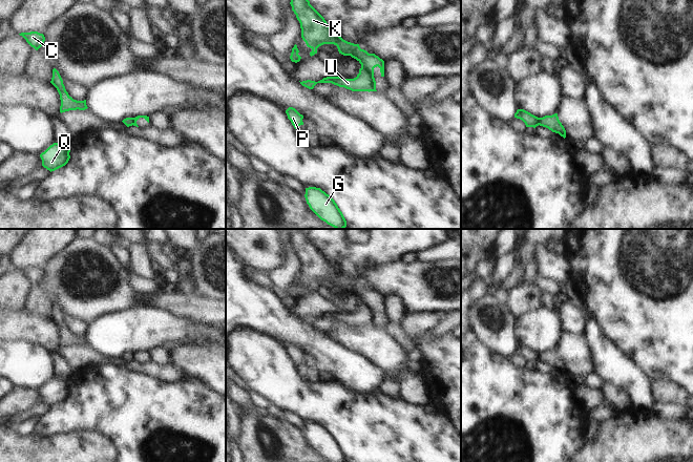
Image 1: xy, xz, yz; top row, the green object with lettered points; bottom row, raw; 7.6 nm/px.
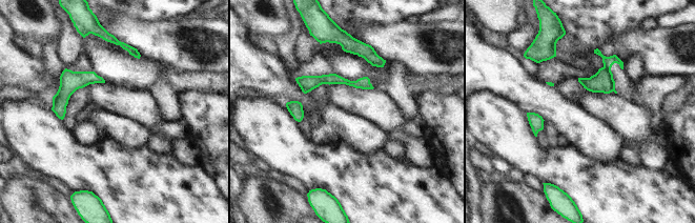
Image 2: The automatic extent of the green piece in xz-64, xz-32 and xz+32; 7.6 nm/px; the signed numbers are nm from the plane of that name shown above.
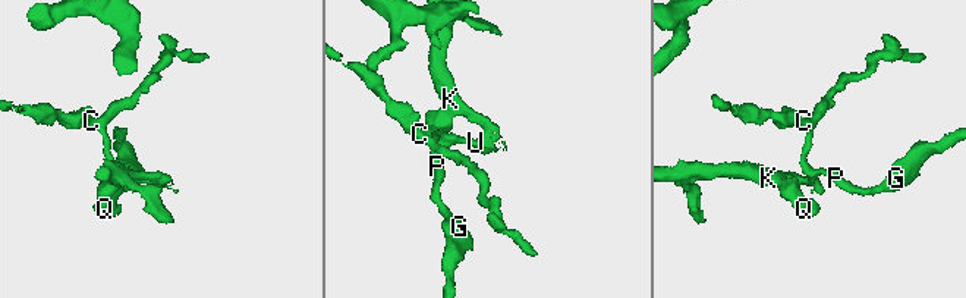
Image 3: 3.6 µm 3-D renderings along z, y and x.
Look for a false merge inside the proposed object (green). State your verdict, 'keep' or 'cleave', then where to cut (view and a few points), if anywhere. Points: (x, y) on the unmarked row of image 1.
cleave; cut xz (361, 301), (371, 312), (371, 323), (373, 326)

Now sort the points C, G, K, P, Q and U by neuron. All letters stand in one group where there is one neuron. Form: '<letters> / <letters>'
C G P U / K Q

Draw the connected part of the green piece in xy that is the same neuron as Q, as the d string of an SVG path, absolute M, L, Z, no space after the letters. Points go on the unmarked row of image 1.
M54 378L44 387L40 390L42 401L47 405L55 406L65 401L69 394L70 382L62 379Z

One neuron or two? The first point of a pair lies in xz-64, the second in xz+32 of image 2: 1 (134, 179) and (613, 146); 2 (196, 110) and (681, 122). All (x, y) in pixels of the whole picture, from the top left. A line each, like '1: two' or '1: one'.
1: two
2: one

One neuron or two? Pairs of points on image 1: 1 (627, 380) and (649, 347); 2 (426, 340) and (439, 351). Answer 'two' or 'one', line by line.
1: two
2: one

